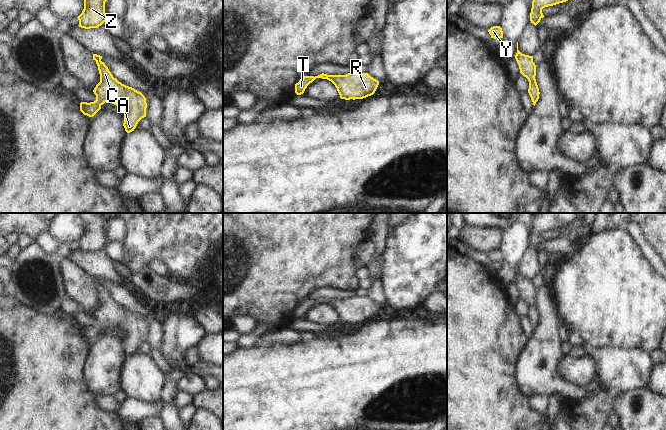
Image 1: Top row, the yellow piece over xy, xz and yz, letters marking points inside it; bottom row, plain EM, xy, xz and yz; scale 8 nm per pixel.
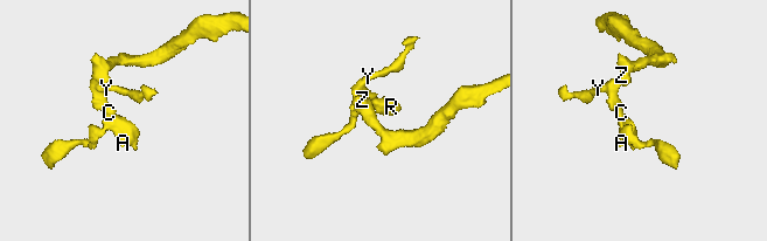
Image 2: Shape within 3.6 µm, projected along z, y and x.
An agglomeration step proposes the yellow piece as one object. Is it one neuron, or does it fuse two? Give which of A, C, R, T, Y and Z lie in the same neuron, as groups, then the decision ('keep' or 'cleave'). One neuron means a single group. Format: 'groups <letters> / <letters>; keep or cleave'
groups A C R T Y Z; keep

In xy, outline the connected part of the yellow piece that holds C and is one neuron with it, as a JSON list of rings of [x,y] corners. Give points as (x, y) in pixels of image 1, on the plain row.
[[[93,278],[100,298],[100,306],[93,316],[96,319],[94,326],[81,326],[80,335],[93,341],[101,330],[107,326],[124,333],[123,350],[127,357],[134,355],[138,346],[146,341],[146,322],[132,311],[126,310],[113,301],[108,291],[101,285],[102,280]]]

